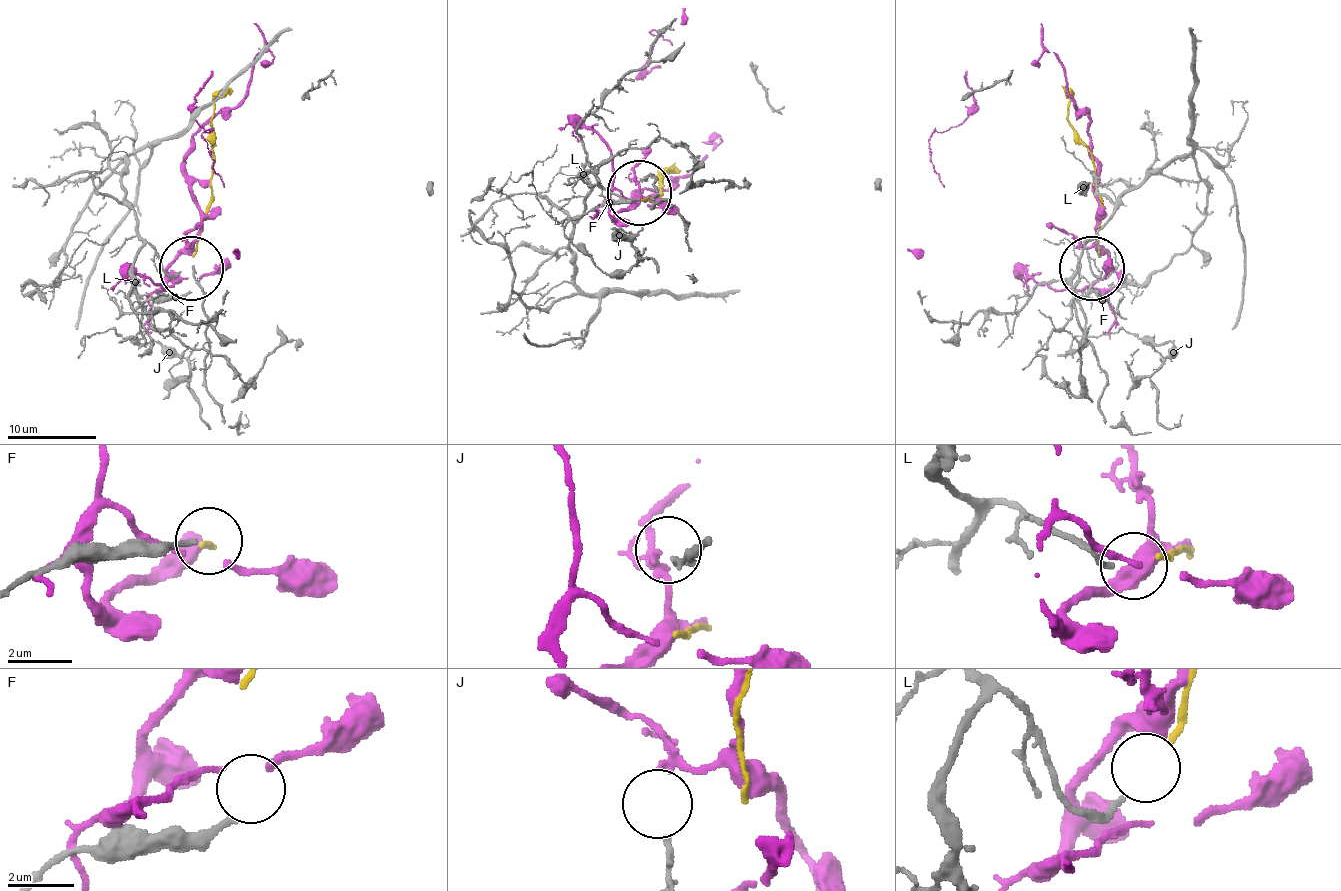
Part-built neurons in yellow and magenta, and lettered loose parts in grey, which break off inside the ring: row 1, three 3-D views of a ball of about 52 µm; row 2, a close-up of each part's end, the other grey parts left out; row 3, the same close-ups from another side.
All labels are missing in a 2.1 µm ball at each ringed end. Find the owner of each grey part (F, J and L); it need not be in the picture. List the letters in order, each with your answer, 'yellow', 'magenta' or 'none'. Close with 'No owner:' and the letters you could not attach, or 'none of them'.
F: none
J: none
L: yellow
No owner: F, J

